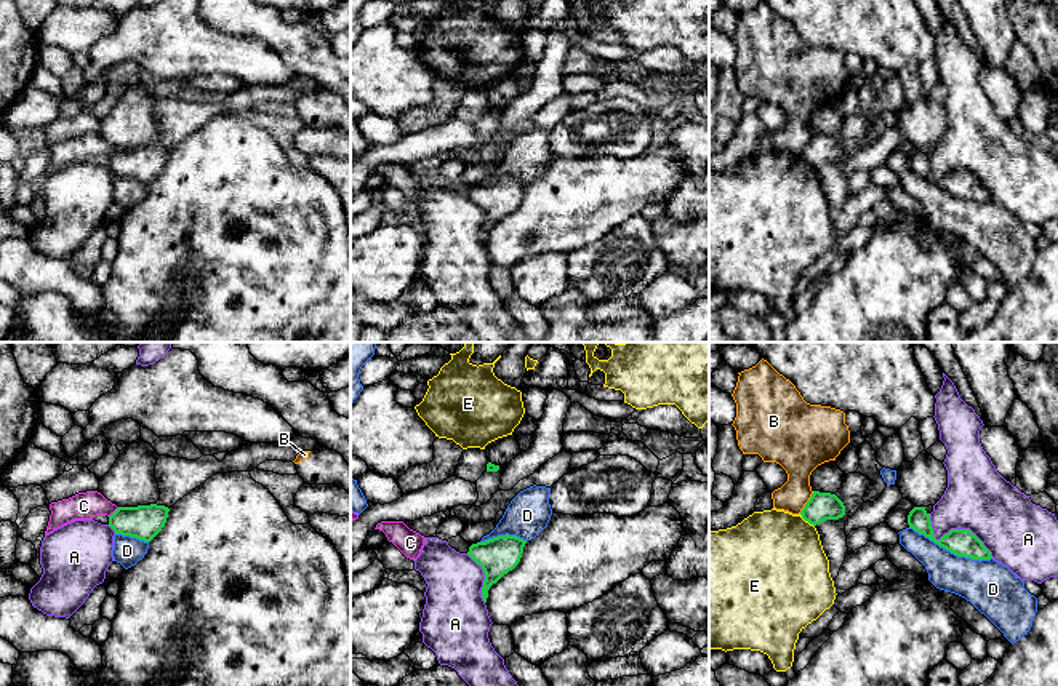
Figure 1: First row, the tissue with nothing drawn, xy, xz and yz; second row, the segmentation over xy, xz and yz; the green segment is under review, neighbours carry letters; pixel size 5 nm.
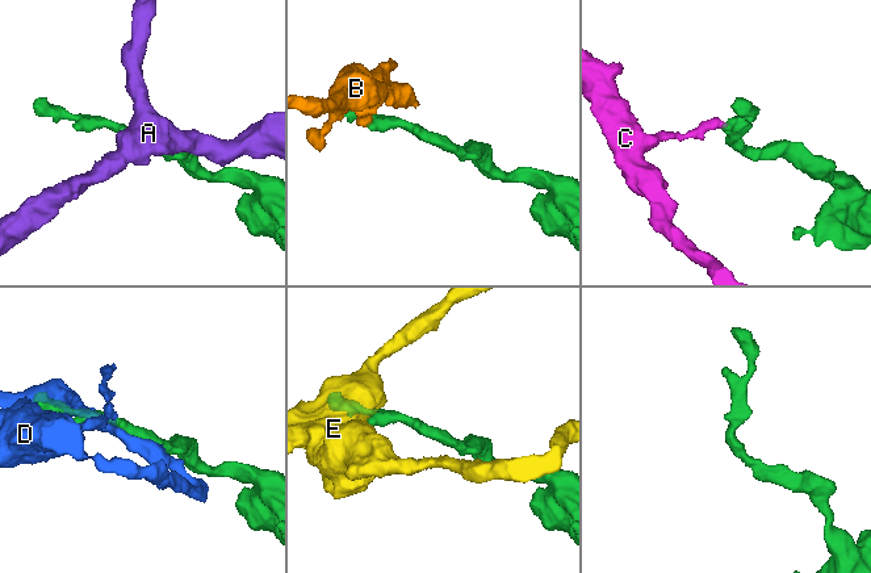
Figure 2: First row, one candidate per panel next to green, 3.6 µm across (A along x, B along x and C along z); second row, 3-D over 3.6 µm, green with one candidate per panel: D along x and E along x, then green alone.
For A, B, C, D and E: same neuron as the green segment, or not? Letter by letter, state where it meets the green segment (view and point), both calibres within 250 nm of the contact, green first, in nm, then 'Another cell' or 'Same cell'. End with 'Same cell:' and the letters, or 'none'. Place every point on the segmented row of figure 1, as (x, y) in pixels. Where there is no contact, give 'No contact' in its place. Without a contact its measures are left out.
A: Touches green at yz (954, 530). Thickness 140 nm (green) against 320 nm. Another cell
B: Touches green at yz (807, 502). Thickness 140 nm (green) against 220 nm. Another cell
C: Touches green at xy (114, 512). Thickness 180 nm (green) against 140 nm. Another cell
D: Touches green at yz (951, 552). Thickness 140 nm (green) against 240 nm. Another cell
E: Touches green at yz (807, 520). Thickness 140 nm (green) against 480 nm. Another cell
Same cell: none

